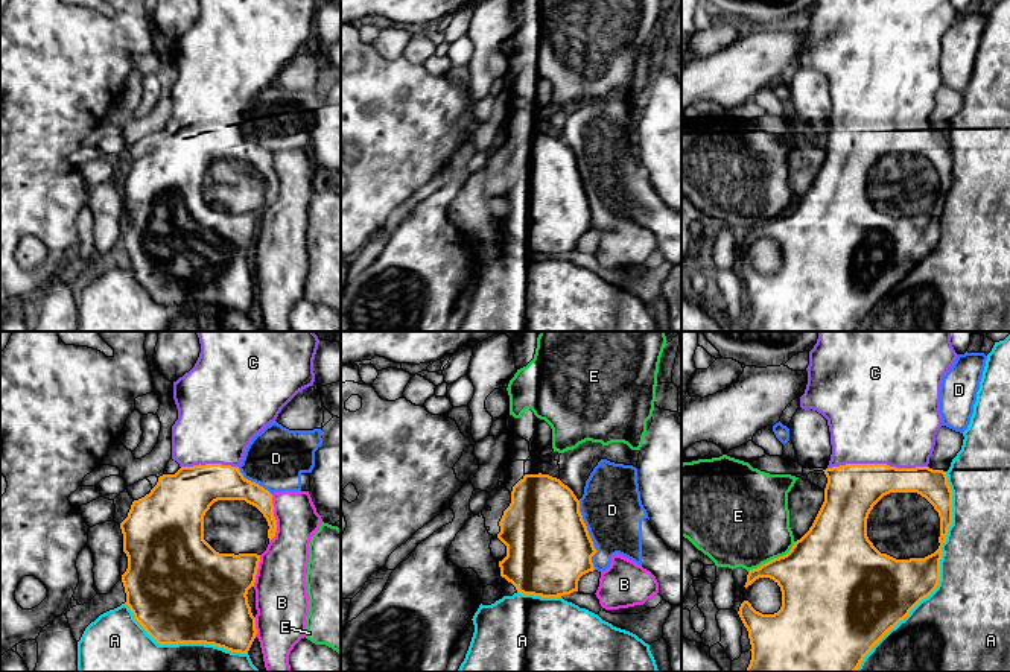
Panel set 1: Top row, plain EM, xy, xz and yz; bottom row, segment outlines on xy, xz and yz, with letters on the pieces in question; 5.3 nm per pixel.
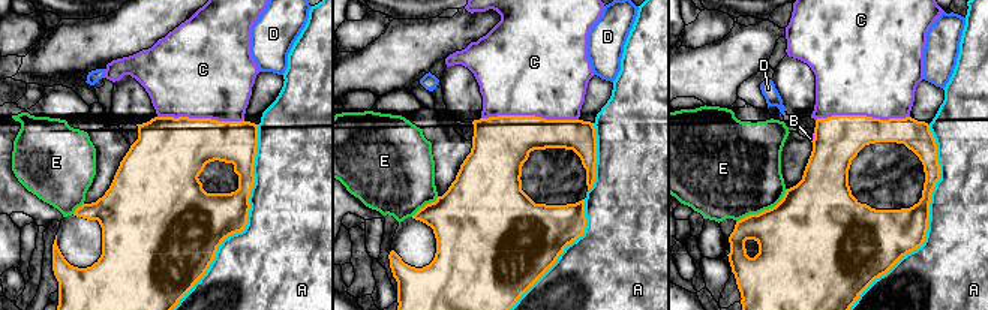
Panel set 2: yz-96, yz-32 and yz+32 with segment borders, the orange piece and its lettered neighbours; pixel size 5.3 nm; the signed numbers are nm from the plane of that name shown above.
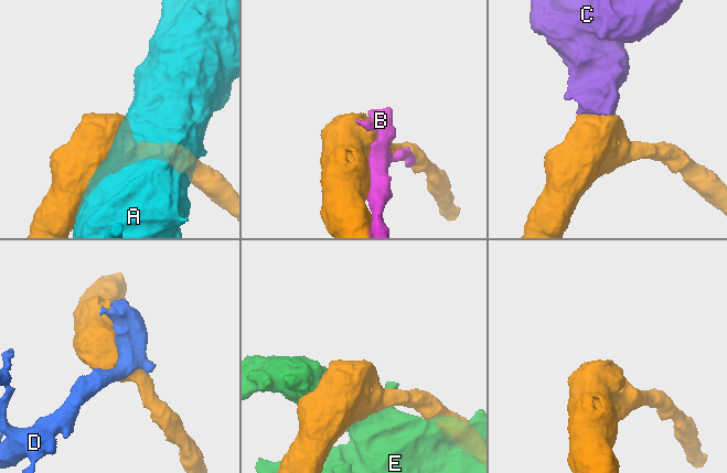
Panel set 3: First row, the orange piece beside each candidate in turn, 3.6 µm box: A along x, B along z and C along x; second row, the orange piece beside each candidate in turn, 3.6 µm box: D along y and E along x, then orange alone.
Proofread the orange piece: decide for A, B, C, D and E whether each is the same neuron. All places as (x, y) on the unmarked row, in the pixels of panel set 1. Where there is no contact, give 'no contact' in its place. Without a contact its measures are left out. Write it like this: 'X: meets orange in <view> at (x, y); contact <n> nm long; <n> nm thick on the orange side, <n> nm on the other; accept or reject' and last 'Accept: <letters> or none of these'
A: meets orange in yz at (939, 233); contact 1150 nm long; 300 nm thick on the orange side, 420 nm on the other; reject
B: meets orange in xy at (274, 178); contact 260 nm long; 130 nm thick on the orange side, 240 nm on the other; reject
C: meets orange in yz at (876, 123); contact 550 nm long; 280 nm thick on the orange side, 500 nm on the other; accept
D: meets orange in xz at (589, 195); contact 380 nm long; 440 nm thick on the orange side, 320 nm on the other; reject
E: meets orange in yz at (774, 218); contact 300 nm long; 420 nm thick on the orange side, 480 nm on the other; reject
Accept: C

